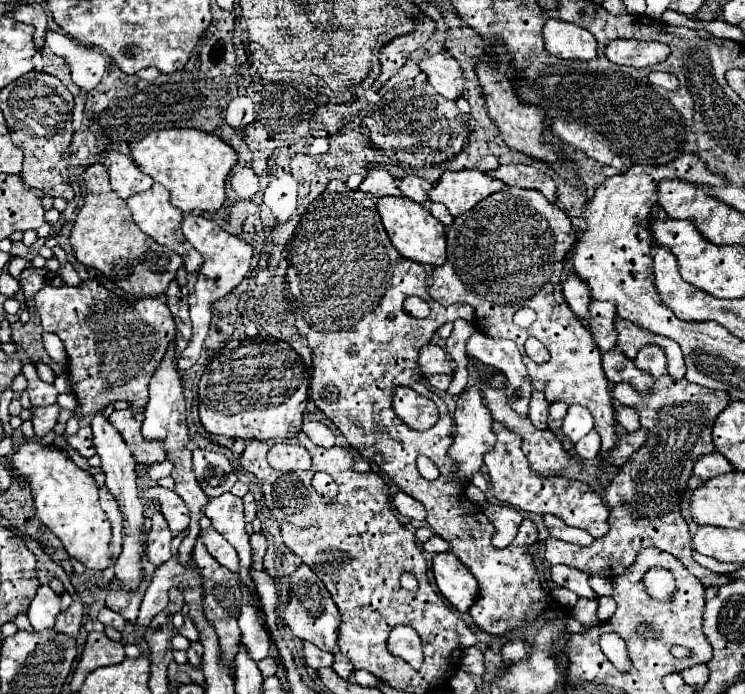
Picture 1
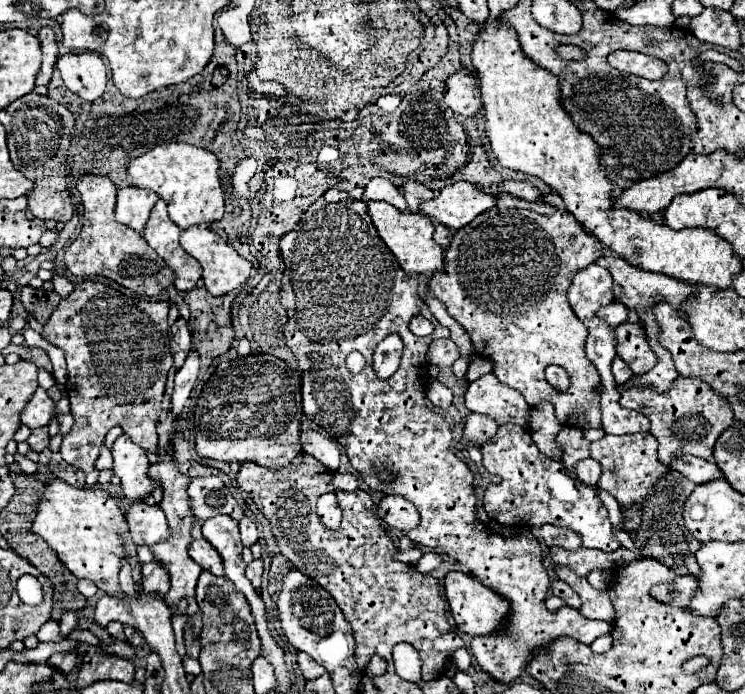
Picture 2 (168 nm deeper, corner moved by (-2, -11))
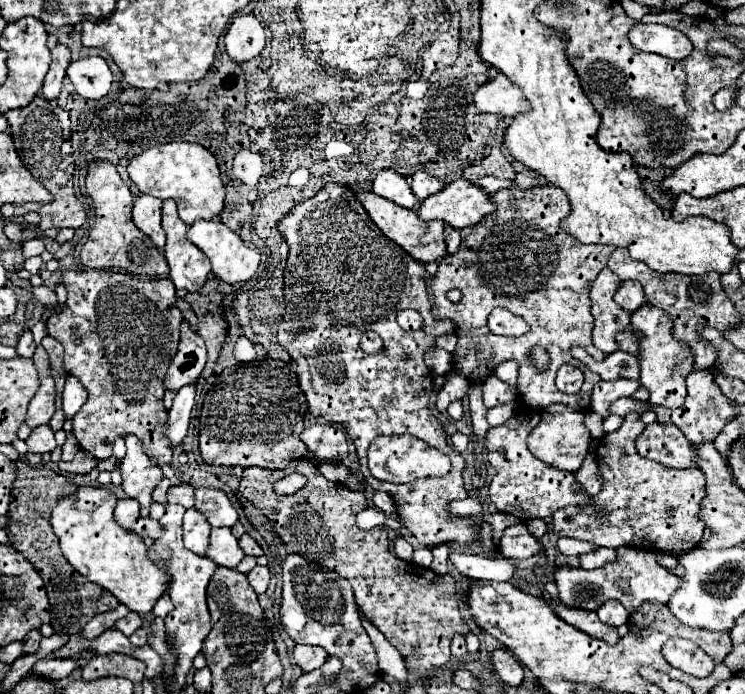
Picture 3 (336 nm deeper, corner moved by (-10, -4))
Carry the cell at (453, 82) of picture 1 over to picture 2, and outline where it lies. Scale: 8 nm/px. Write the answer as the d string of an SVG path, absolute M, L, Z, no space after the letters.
M466 72L450 74L446 80L444 90L444 102L450 106L456 114L462 116L474 116L478 110L482 110L482 98L478 80Z

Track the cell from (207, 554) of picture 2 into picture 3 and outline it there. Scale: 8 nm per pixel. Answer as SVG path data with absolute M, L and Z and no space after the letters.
M188 509L184 515L184 545L186 549L204 555L206 547L208 547L208 539L210 539L210 523L206 521L206 517L202 517L202 513L198 513L198 509Z

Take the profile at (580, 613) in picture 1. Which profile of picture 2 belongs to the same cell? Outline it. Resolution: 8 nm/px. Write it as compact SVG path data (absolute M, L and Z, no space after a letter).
M558 568L556 570L556 576L560 580L564 580L566 584L570 584L582 598L582 608L580 608L580 614L586 616L586 618L592 618L592 620L608 620L612 622L614 620L614 608L610 604L610 598L606 592L596 592L586 578L582 576L576 576L574 572L570 572L568 568Z

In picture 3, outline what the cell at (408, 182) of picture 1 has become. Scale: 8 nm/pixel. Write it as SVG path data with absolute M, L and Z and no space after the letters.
M418 171L418 173L412 175L412 185L410 185L410 187L412 187L414 195L418 197L418 201L424 201L426 197L430 197L430 195L442 191L444 183L438 181L436 177L424 173L424 171Z

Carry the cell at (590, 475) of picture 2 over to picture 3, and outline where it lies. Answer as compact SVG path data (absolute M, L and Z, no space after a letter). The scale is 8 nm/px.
M588 453L584 465L580 467L580 471L574 475L576 481L580 483L582 491L588 495L588 497L594 497L600 489L602 489L602 481L600 481L600 475L598 475L598 465L594 461L594 455Z

